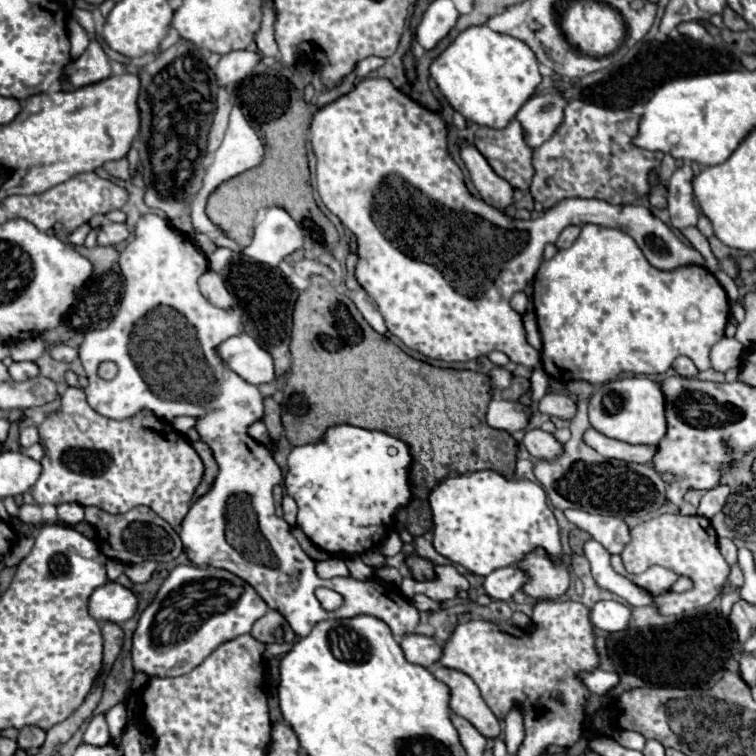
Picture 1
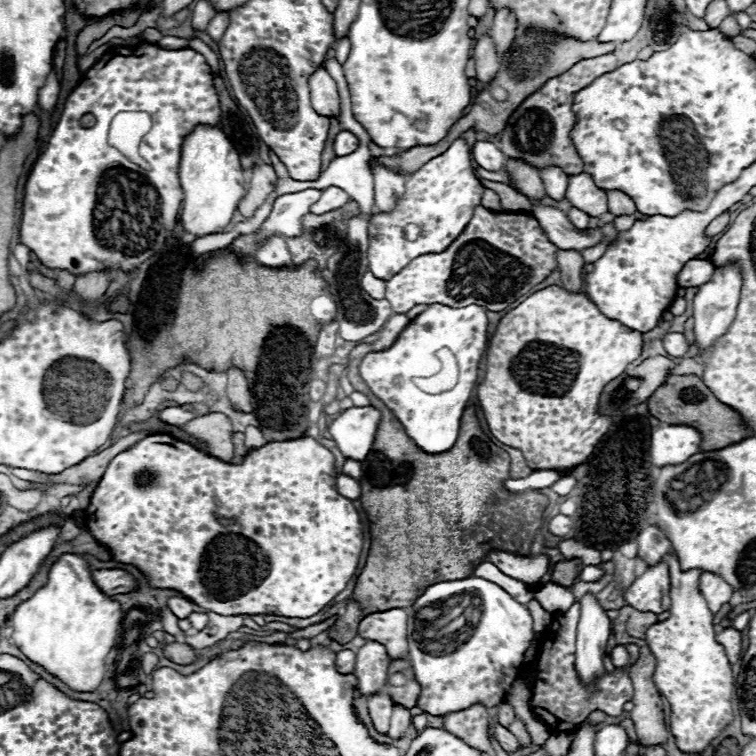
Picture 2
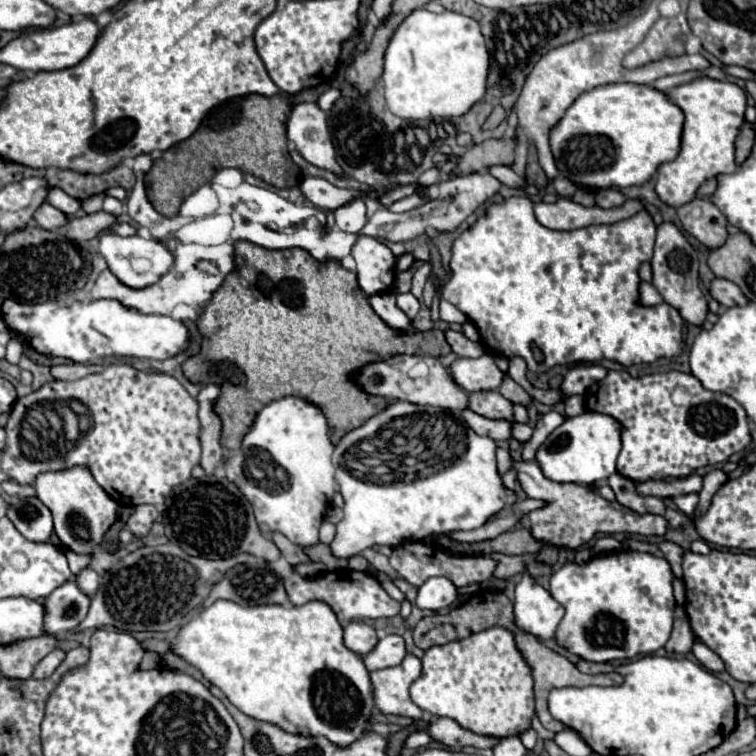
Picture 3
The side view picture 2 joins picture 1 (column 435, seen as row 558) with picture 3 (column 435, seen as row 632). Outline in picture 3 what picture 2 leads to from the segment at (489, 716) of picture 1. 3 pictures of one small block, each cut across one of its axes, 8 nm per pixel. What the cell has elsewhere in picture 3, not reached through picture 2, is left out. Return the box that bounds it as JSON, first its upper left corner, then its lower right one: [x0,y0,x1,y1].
[410,628,534,738]

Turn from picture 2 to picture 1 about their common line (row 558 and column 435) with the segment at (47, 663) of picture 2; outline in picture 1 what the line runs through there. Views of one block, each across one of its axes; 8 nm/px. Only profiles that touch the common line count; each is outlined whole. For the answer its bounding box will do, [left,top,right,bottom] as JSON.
[430,24,540,128]

